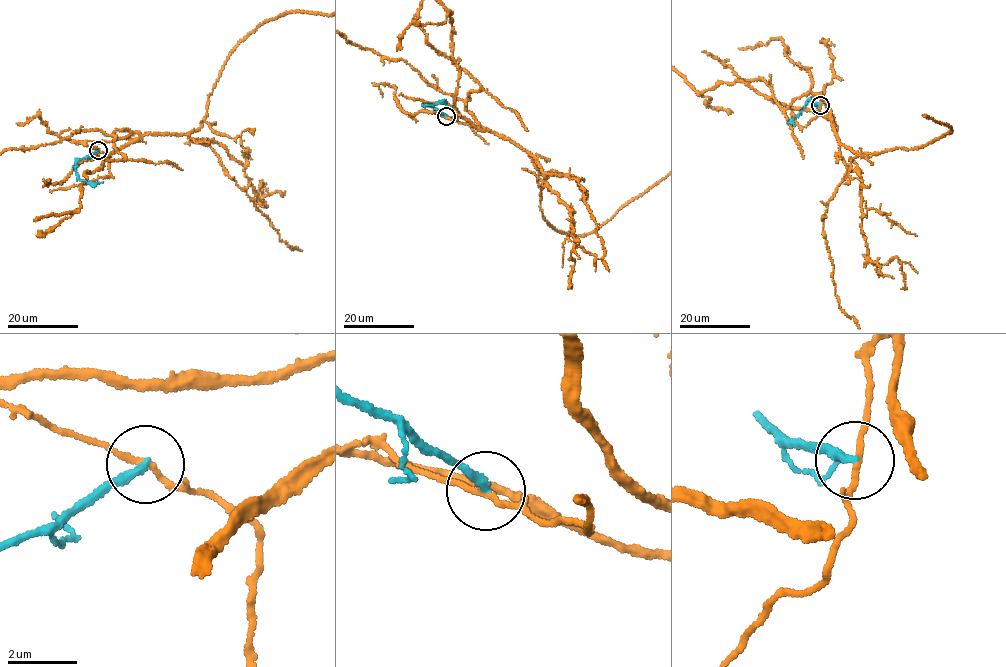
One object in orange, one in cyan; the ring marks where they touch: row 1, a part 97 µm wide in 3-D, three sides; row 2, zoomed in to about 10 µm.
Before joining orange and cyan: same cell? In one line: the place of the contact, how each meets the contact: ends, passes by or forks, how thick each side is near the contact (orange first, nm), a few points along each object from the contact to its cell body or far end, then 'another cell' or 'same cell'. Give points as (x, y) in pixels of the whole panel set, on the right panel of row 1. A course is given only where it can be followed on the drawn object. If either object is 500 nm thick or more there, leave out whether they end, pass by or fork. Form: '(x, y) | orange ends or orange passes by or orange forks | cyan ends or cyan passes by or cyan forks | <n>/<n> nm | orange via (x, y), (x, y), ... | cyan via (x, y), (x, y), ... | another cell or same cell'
(820, 105) | orange passes by | cyan ends | 140/220 nm | cyan via (819, 105), (807, 101), (792, 121), (794, 126) | another cell

